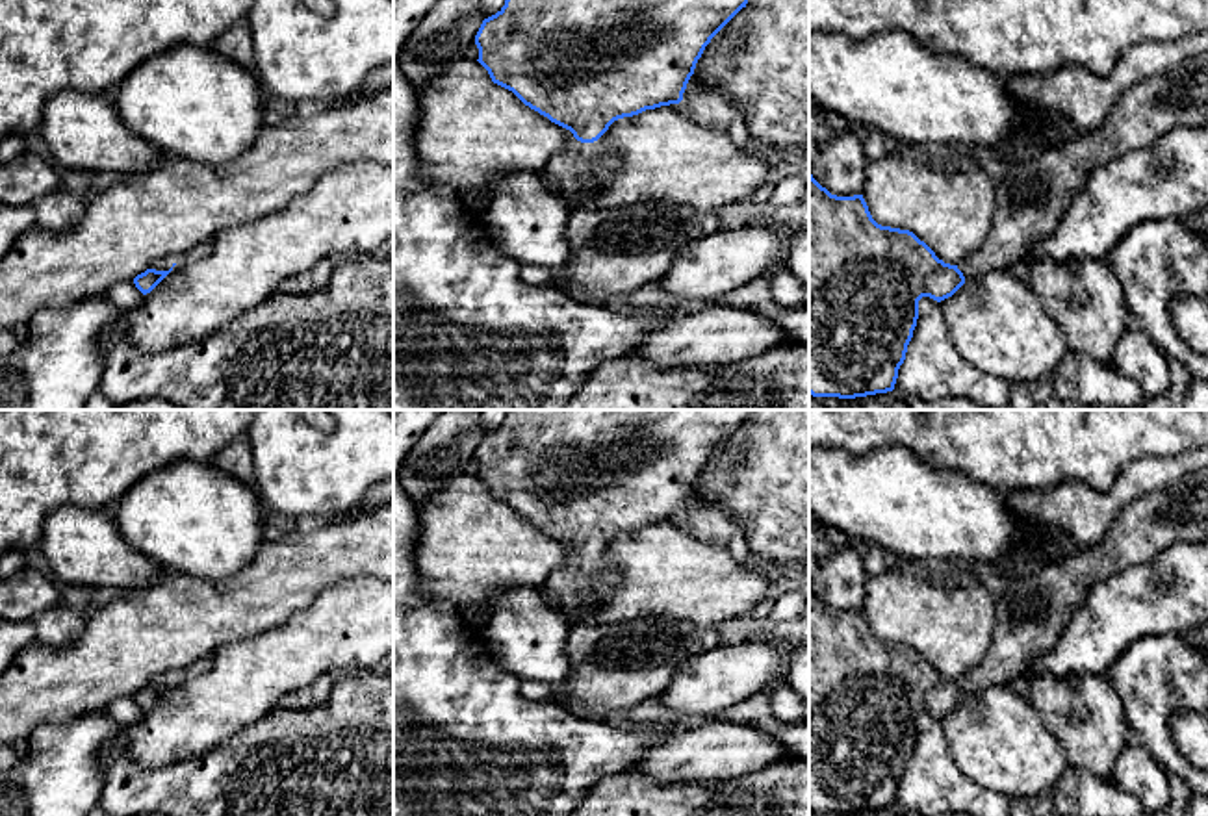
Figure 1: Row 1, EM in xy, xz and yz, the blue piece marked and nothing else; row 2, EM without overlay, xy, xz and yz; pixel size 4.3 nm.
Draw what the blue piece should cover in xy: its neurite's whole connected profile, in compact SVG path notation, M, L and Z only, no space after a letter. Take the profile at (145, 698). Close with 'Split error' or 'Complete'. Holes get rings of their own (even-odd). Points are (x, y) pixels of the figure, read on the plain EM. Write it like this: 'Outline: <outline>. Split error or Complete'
Outline: M158 677L145 688L134 694L135 703L147 710L150 708L176 681L178 677Z. Split error

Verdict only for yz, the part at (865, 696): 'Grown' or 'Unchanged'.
Grown

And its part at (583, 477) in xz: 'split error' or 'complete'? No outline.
split error

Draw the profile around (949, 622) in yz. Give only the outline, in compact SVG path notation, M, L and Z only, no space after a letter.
M887 567L865 582L863 614L881 642L913 647L939 675L959 681L989 645L996 599L974 579L954 580Z

